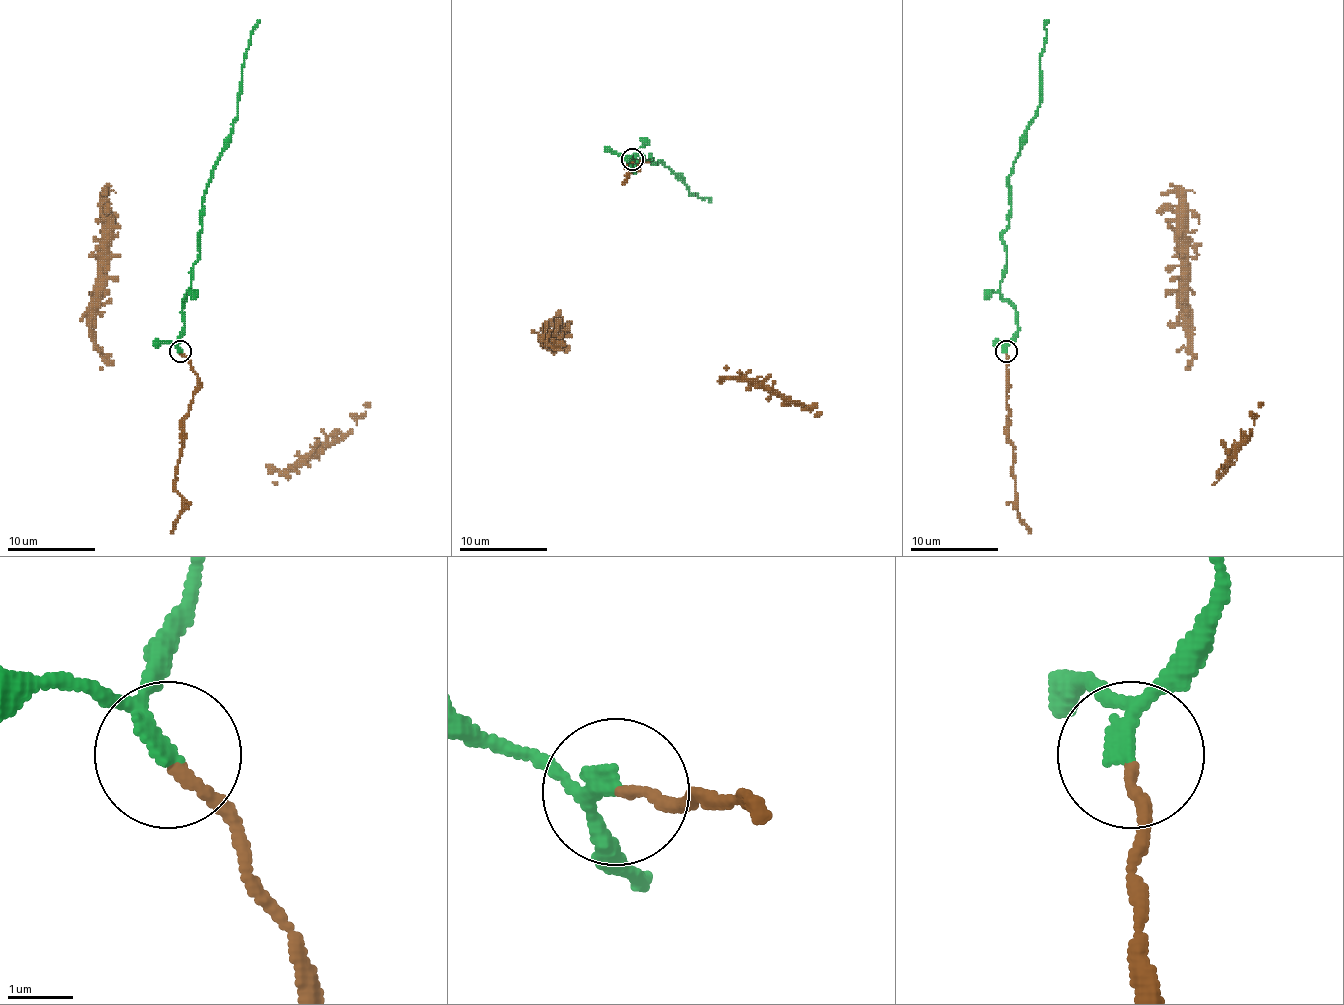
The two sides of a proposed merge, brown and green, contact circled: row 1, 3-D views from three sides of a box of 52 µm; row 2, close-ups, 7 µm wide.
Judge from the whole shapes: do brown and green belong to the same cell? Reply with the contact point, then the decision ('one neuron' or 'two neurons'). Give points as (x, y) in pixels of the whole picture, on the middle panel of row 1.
(632, 159) | one neuron

